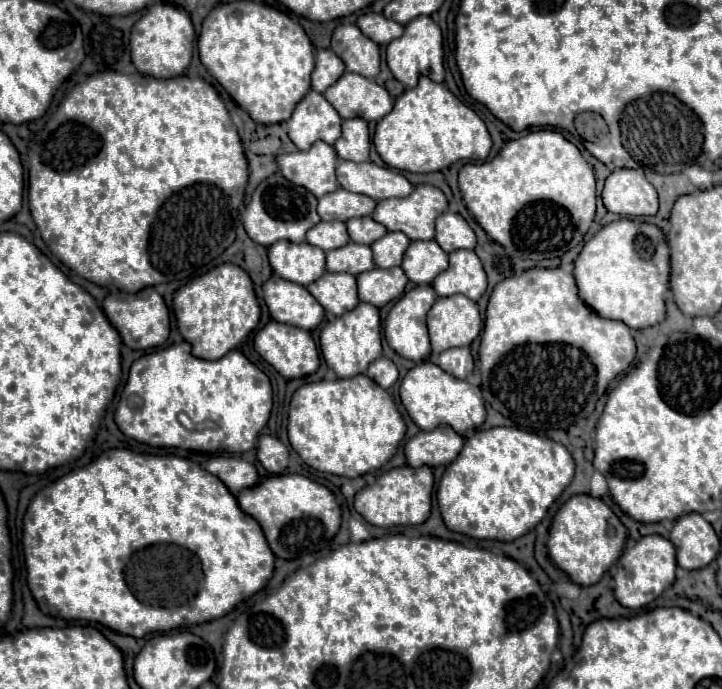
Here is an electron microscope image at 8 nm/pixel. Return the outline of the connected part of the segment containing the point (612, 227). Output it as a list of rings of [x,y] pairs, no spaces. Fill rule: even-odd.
[[[634,220],[606,224],[584,244],[574,266],[580,300],[598,316],[620,320],[634,330],[656,326],[666,318],[664,294],[670,284],[670,250],[658,226]]]

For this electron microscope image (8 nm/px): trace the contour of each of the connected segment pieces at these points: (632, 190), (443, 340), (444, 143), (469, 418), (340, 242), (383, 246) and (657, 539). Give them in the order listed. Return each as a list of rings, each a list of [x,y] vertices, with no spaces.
[[[614,170],[604,184],[602,200],[608,212],[620,216],[652,216],[658,212],[654,186],[636,170]]]
[[[462,294],[438,298],[428,312],[428,330],[434,354],[456,346],[470,346],[482,330],[476,302]]]
[[[422,76],[416,88],[406,90],[396,98],[394,110],[384,116],[374,132],[376,152],[380,158],[406,172],[436,172],[458,160],[484,160],[490,154],[492,138],[486,124],[462,104],[444,84],[436,84]]]
[[[422,362],[408,370],[400,384],[400,398],[406,406],[410,418],[422,428],[422,430],[434,430],[442,424],[452,426],[458,434],[464,434],[470,428],[482,426],[486,418],[486,408],[482,400],[482,392],[478,386],[458,380],[456,376],[450,376],[442,368],[438,368],[434,362]]]
[[[332,220],[332,222],[320,222],[316,224],[308,236],[306,236],[308,244],[312,246],[318,246],[322,250],[334,250],[334,248],[342,248],[350,242],[350,236],[348,236],[348,230],[346,230],[346,224],[340,222],[340,220]]]
[[[388,232],[380,240],[376,240],[370,248],[374,252],[374,262],[378,268],[394,268],[402,264],[402,256],[408,248],[410,240],[402,232]]]
[[[650,534],[640,538],[632,548],[628,548],[620,560],[618,570],[614,576],[614,594],[622,606],[628,608],[642,608],[656,600],[672,582],[676,574],[676,548],[670,544],[668,538],[660,534]]]

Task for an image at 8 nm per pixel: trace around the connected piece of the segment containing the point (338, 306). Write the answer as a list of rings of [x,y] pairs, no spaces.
[[[324,272],[322,278],[314,280],[306,288],[324,306],[324,310],[336,316],[354,310],[360,302],[356,276],[348,272]]]

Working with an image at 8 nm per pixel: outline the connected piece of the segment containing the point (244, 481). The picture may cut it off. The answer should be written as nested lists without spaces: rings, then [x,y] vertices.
[[[214,456],[206,462],[206,470],[218,476],[234,496],[238,496],[242,488],[250,488],[258,482],[256,466],[234,456]]]

